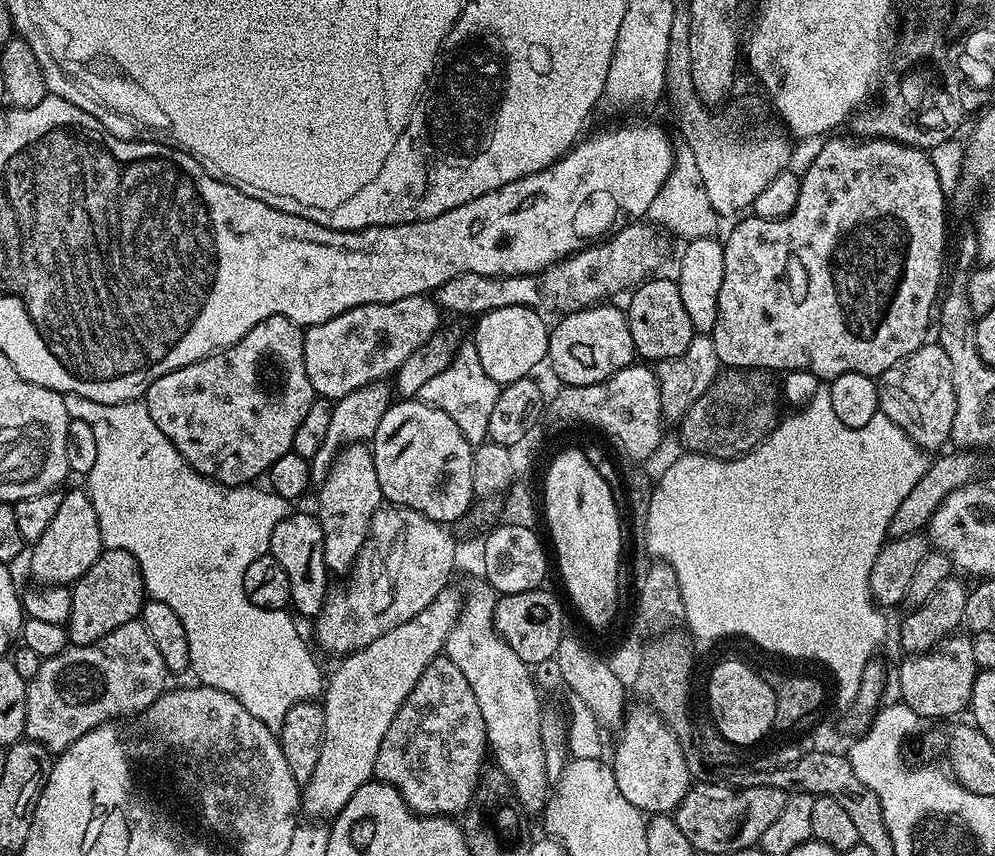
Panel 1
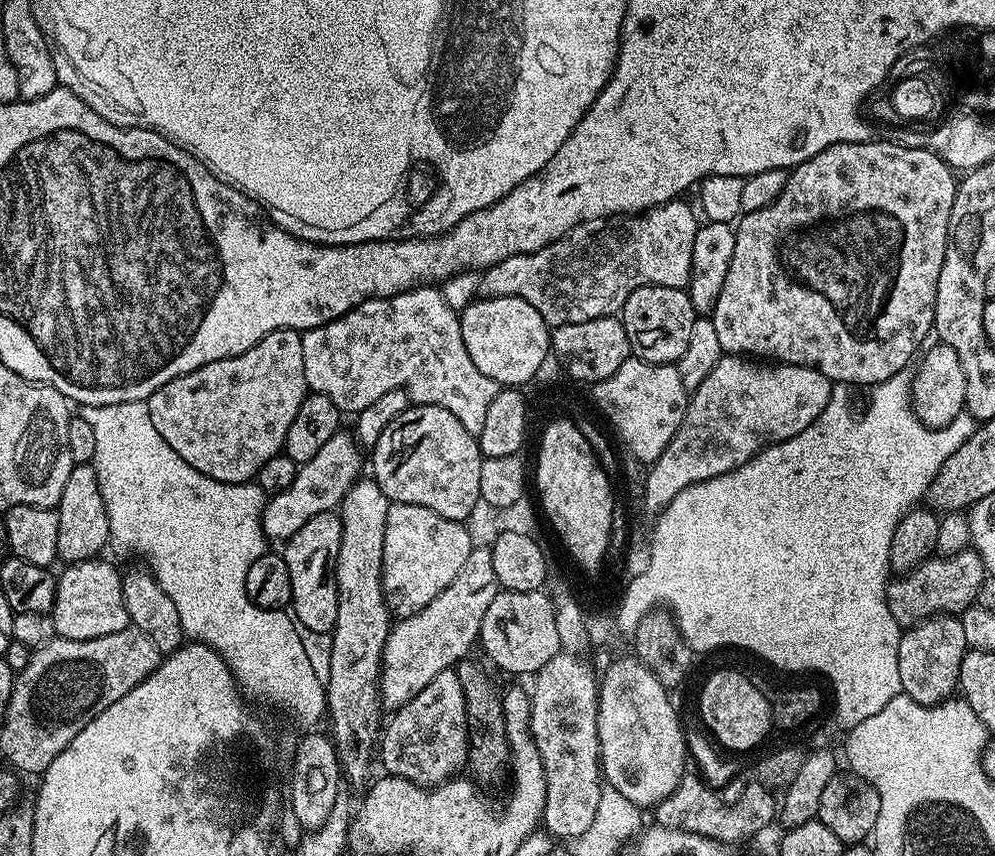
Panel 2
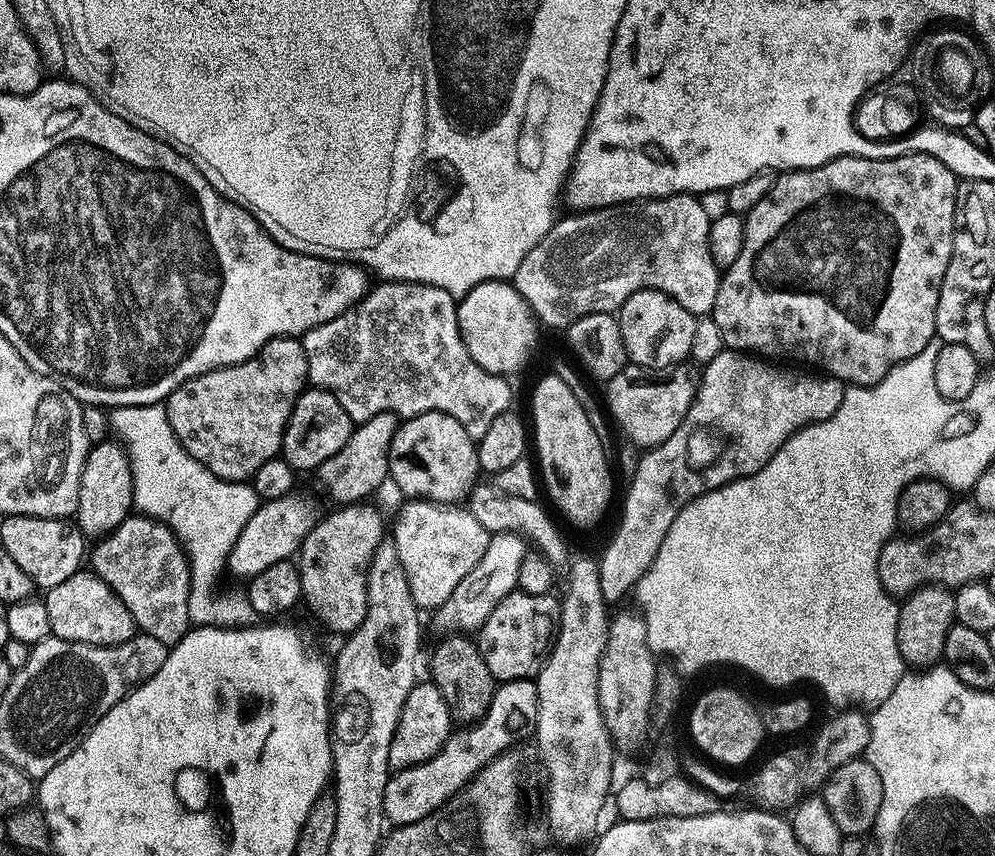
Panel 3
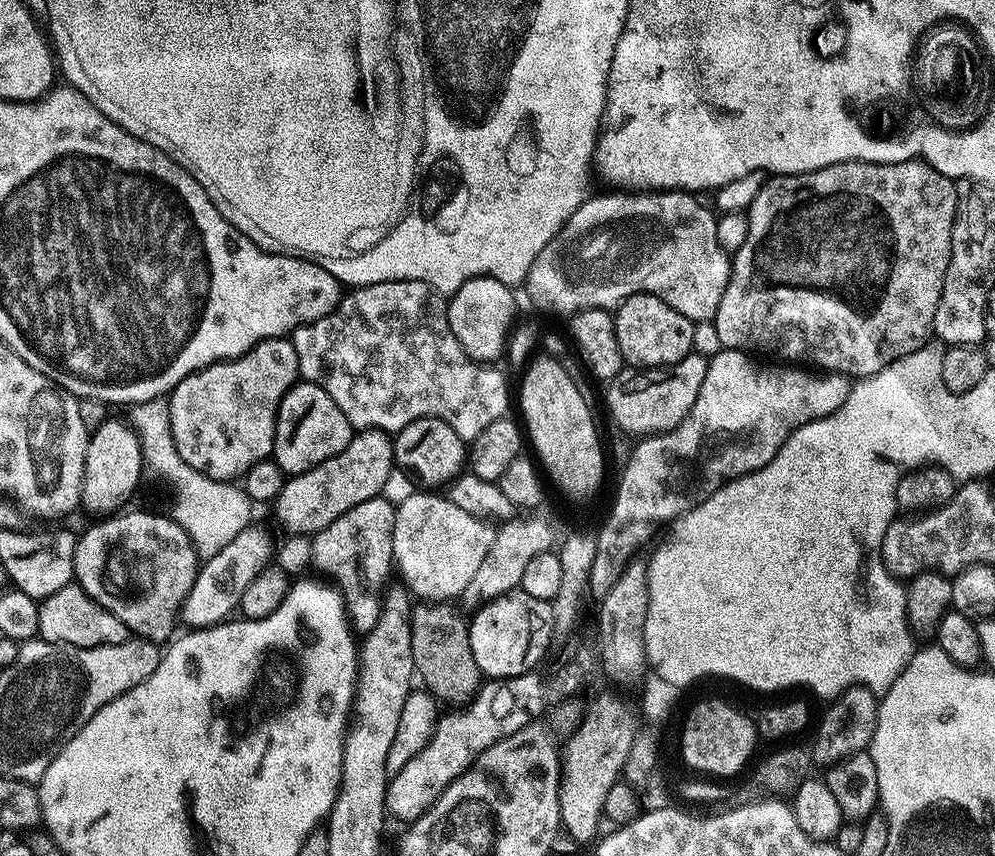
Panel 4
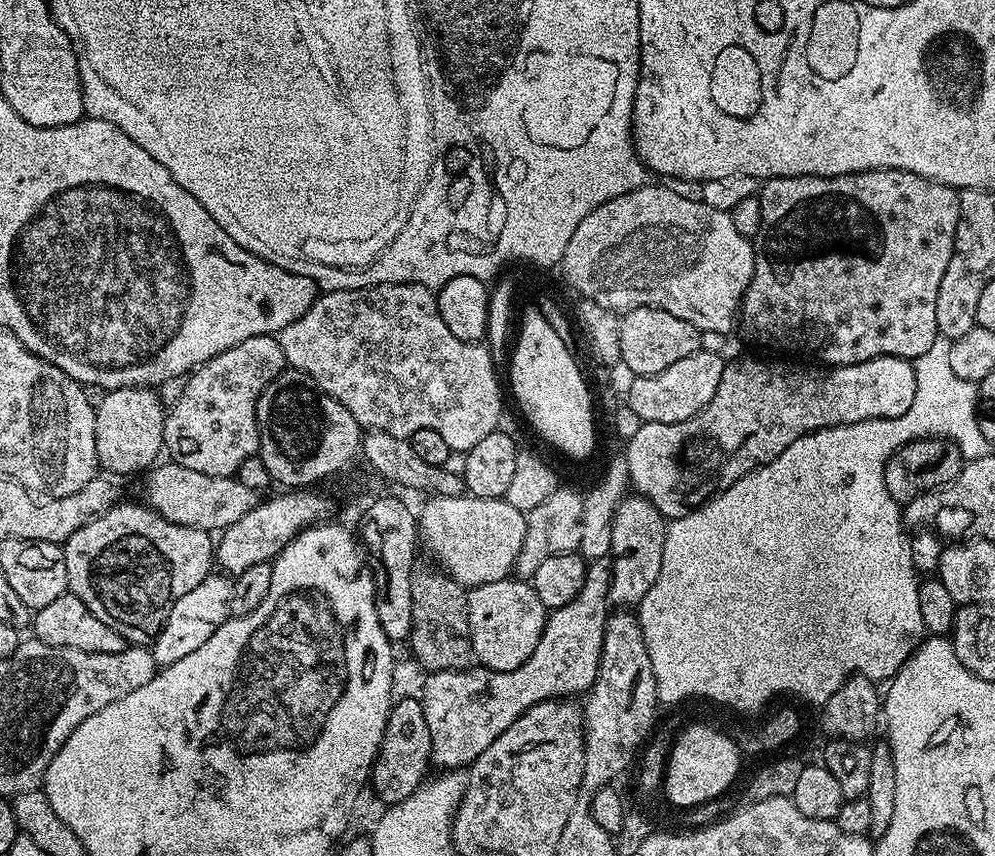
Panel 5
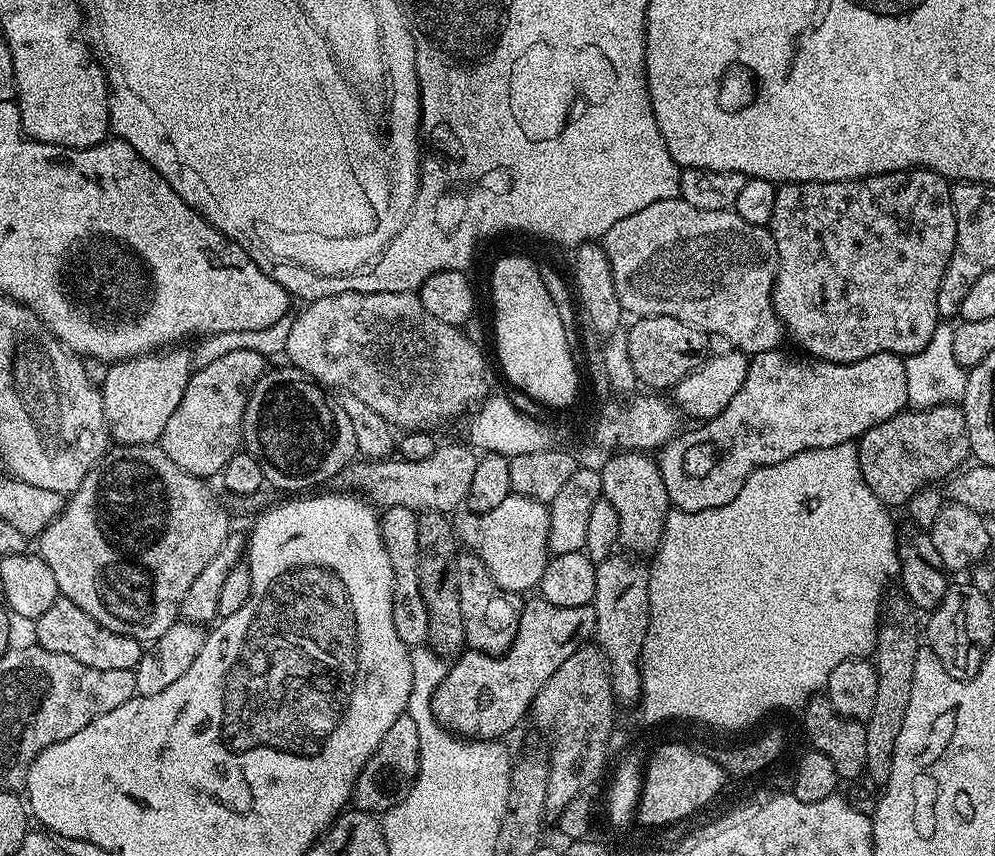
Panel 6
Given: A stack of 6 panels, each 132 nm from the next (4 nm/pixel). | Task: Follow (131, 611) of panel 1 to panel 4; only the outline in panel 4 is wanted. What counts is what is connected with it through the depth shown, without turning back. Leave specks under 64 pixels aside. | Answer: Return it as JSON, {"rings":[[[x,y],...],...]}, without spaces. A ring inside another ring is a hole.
{"rings":[[[75,582],[62,586],[62,590],[39,601],[39,605],[38,636],[51,644],[73,644],[79,648],[93,648],[121,644],[130,639],[128,627],[118,618],[114,618],[110,610],[94,602],[94,598],[90,598],[90,594],[86,594],[86,590],[82,590]]]}

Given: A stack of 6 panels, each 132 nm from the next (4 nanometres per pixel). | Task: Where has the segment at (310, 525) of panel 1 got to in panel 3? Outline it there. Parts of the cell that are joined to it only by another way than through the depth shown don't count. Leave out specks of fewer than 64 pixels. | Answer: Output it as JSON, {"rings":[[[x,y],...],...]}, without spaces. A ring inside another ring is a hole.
{"rings":[[[357,502],[337,507],[337,512],[325,515],[316,521],[316,525],[306,534],[300,544],[298,553],[298,567],[300,569],[300,594],[303,603],[308,603],[308,608],[332,632],[350,634],[362,622],[368,609],[368,595],[366,586],[368,579],[366,571],[376,545],[380,543],[384,528],[384,520],[376,508],[371,508],[371,503]]]}

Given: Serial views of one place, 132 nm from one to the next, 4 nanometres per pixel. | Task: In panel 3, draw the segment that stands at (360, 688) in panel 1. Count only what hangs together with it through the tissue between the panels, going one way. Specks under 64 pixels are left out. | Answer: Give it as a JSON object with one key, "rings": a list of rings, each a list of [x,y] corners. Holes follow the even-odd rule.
{"rings":[[[497,532],[489,535],[486,552],[478,561],[478,566],[454,586],[454,594],[446,598],[446,602],[435,609],[436,624],[445,628],[448,634],[472,634],[479,630],[486,618],[490,618],[490,610],[502,602],[511,592],[517,591],[518,566],[522,564],[522,558],[526,551],[526,541],[523,536],[515,532]]]}

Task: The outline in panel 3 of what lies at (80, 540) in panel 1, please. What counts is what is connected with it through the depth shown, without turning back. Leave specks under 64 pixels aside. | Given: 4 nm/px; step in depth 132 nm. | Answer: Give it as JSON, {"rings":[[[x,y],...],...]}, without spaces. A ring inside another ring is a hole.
{"rings":[[[108,440],[102,441],[101,444],[93,443],[82,466],[74,523],[88,538],[109,536],[123,520],[128,519],[134,508],[132,471],[127,456],[119,443]]]}

